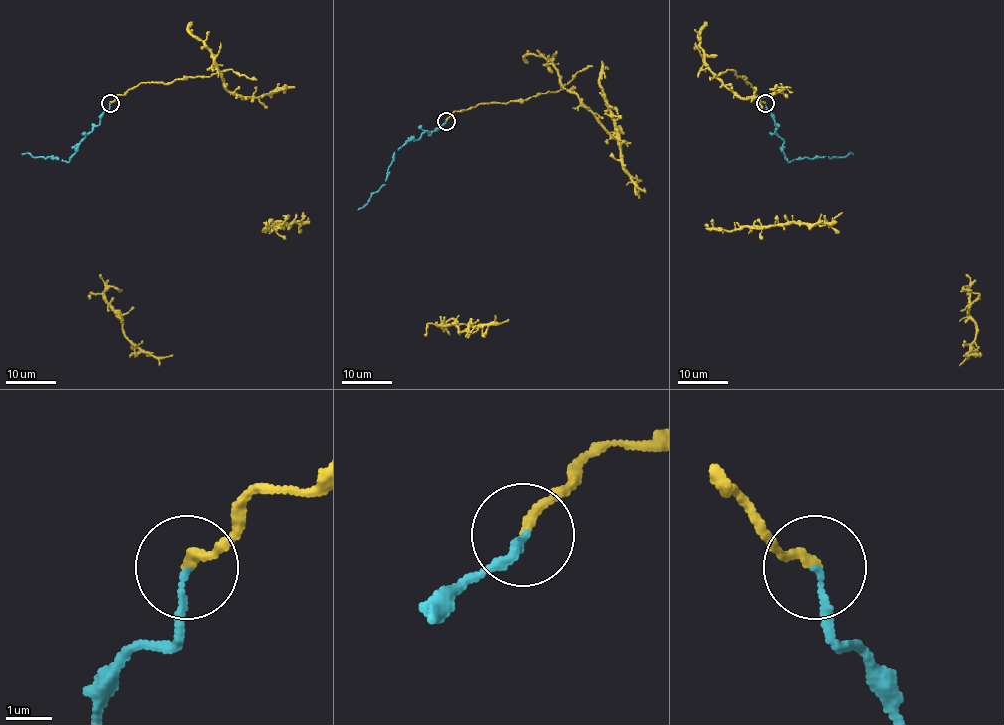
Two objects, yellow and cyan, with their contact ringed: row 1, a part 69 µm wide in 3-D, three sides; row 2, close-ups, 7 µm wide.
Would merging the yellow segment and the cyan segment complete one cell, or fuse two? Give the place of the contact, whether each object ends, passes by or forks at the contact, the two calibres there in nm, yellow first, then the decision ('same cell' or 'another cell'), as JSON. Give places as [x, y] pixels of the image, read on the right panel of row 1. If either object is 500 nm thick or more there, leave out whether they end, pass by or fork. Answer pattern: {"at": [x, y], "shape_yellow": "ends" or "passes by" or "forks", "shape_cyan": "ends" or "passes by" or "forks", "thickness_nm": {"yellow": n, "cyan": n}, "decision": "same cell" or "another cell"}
{"at": [765, 103], "shape_yellow": "ends", "shape_cyan": "ends", "thickness_nm": {"yellow": 200, "cyan": 130}, "decision": "same cell"}

